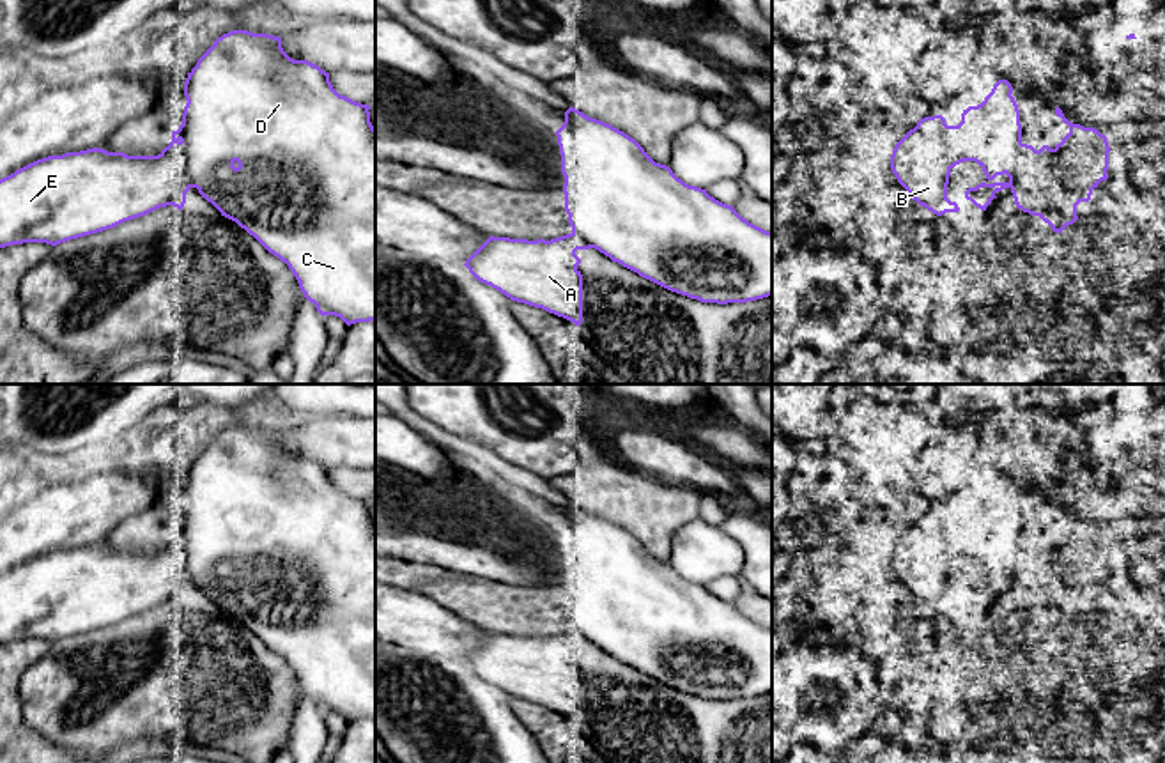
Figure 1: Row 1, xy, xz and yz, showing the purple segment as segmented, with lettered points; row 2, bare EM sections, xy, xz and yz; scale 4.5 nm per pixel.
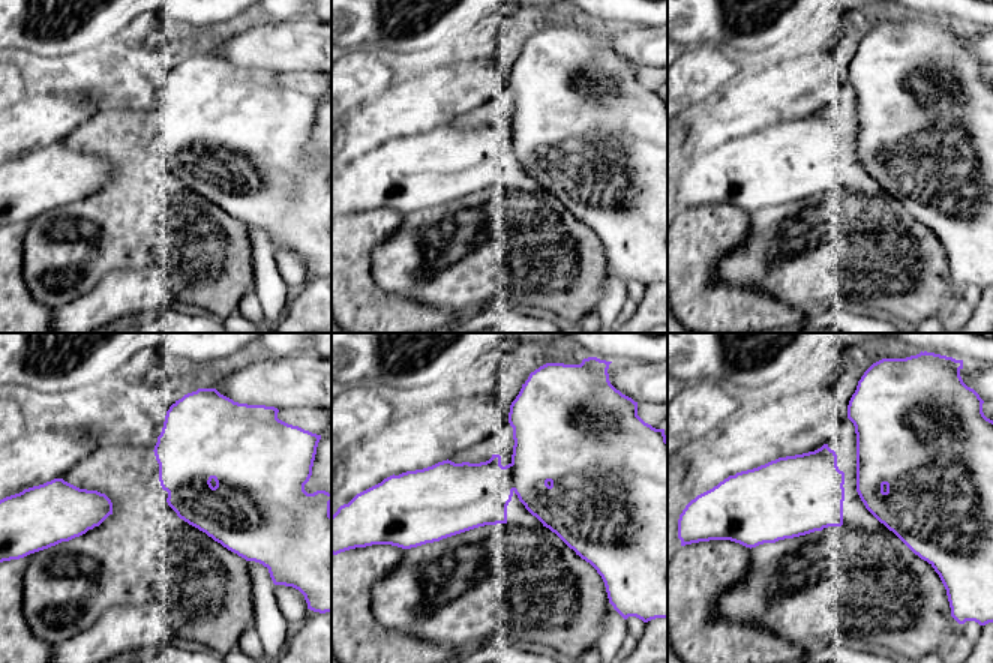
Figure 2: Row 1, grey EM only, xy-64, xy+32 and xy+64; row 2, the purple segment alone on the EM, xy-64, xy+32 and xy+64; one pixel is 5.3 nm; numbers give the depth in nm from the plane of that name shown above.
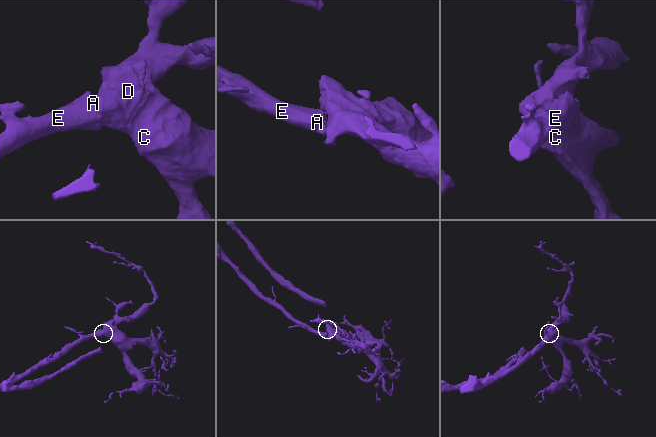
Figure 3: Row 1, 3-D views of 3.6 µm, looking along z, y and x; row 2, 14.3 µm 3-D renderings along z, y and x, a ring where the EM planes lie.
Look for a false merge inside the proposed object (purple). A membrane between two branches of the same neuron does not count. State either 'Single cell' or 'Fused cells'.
Single cell

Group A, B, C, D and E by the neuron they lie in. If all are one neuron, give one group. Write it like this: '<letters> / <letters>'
A B C D E

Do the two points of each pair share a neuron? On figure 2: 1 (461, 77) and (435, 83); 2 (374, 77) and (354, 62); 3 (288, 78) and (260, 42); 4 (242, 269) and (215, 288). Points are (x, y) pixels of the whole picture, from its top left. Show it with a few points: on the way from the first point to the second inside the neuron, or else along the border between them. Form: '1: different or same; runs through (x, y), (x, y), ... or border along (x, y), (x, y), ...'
1: same; runs through (455, 83), (441, 83)
2: same; runs through (369, 75), (359, 66)
3: different; border along (315, 71), (285, 71), (279, 74)
4: same; runs through (236, 269), (221, 282)

